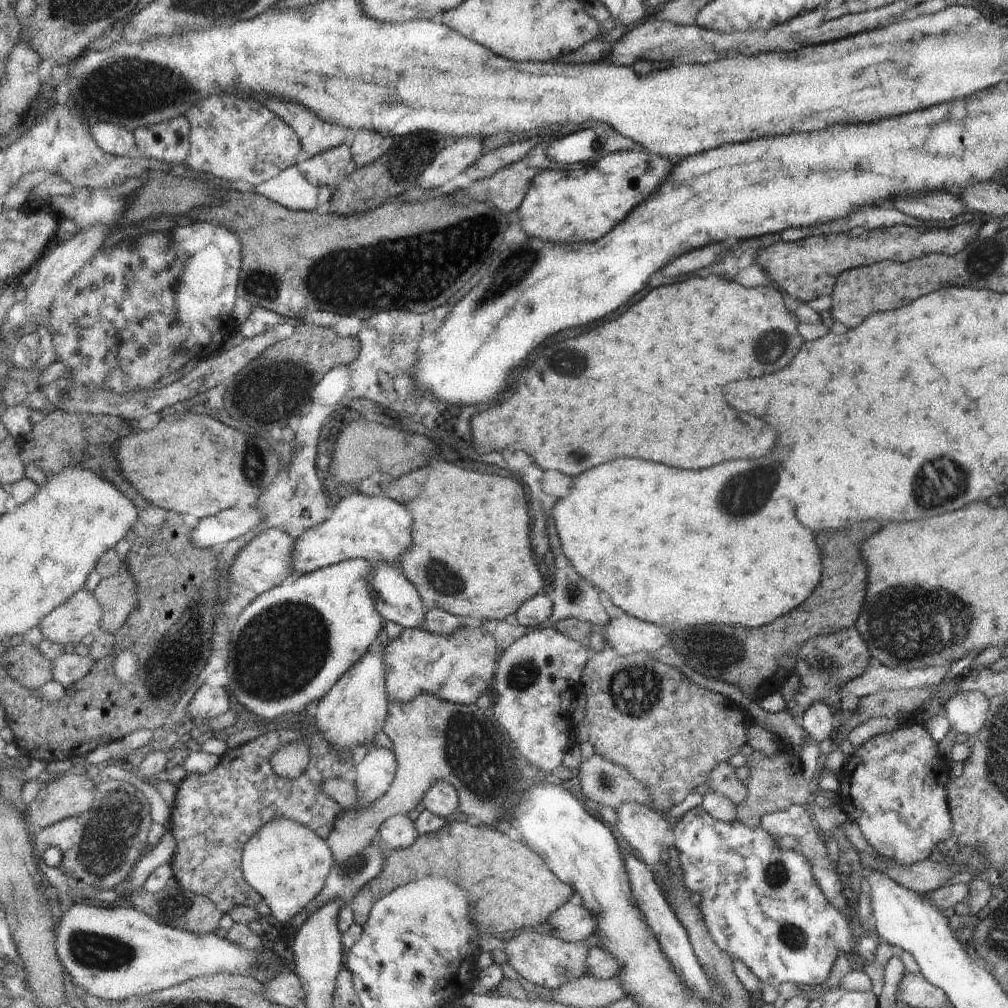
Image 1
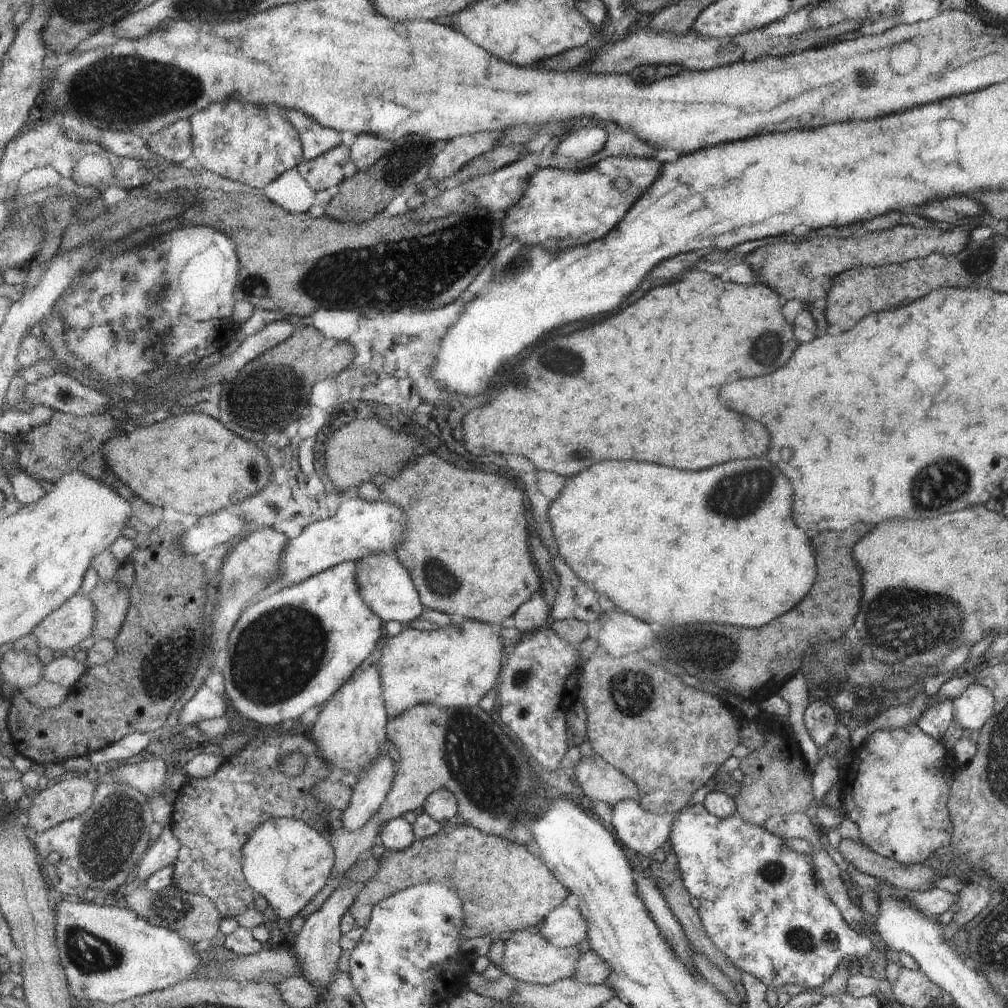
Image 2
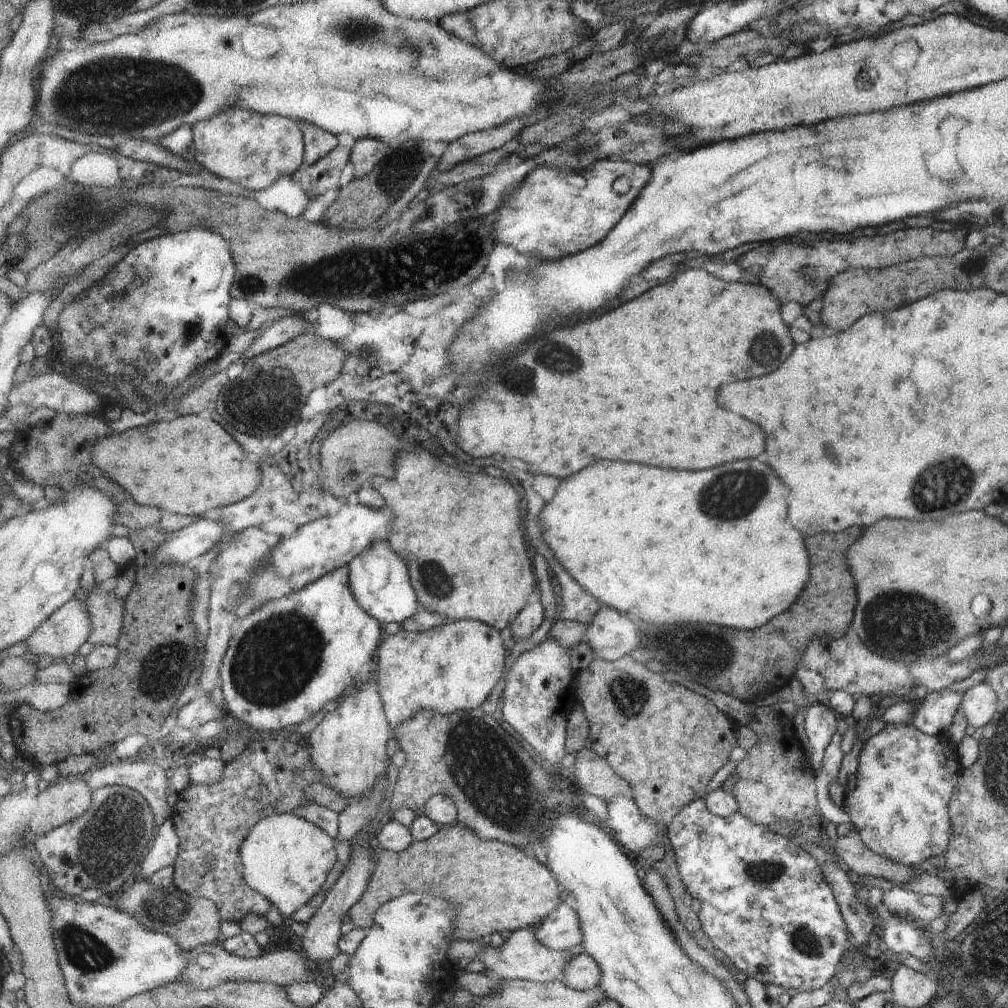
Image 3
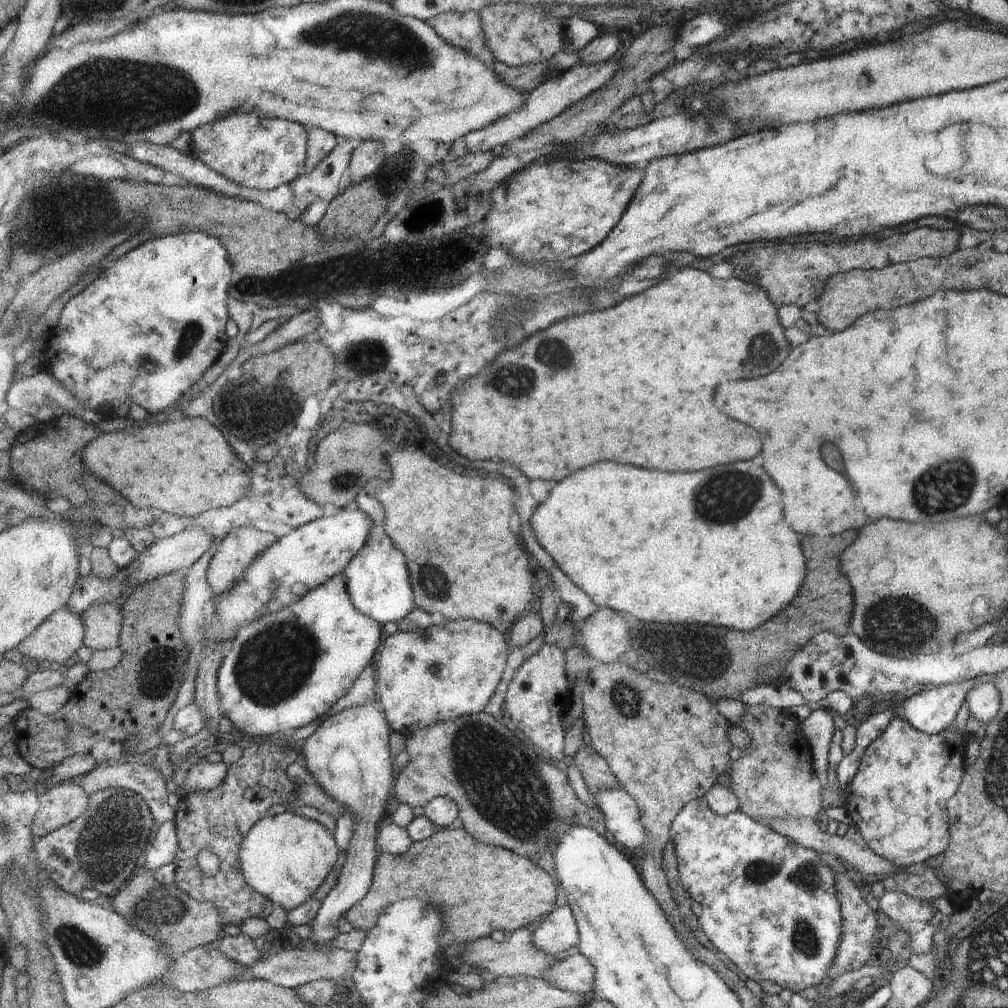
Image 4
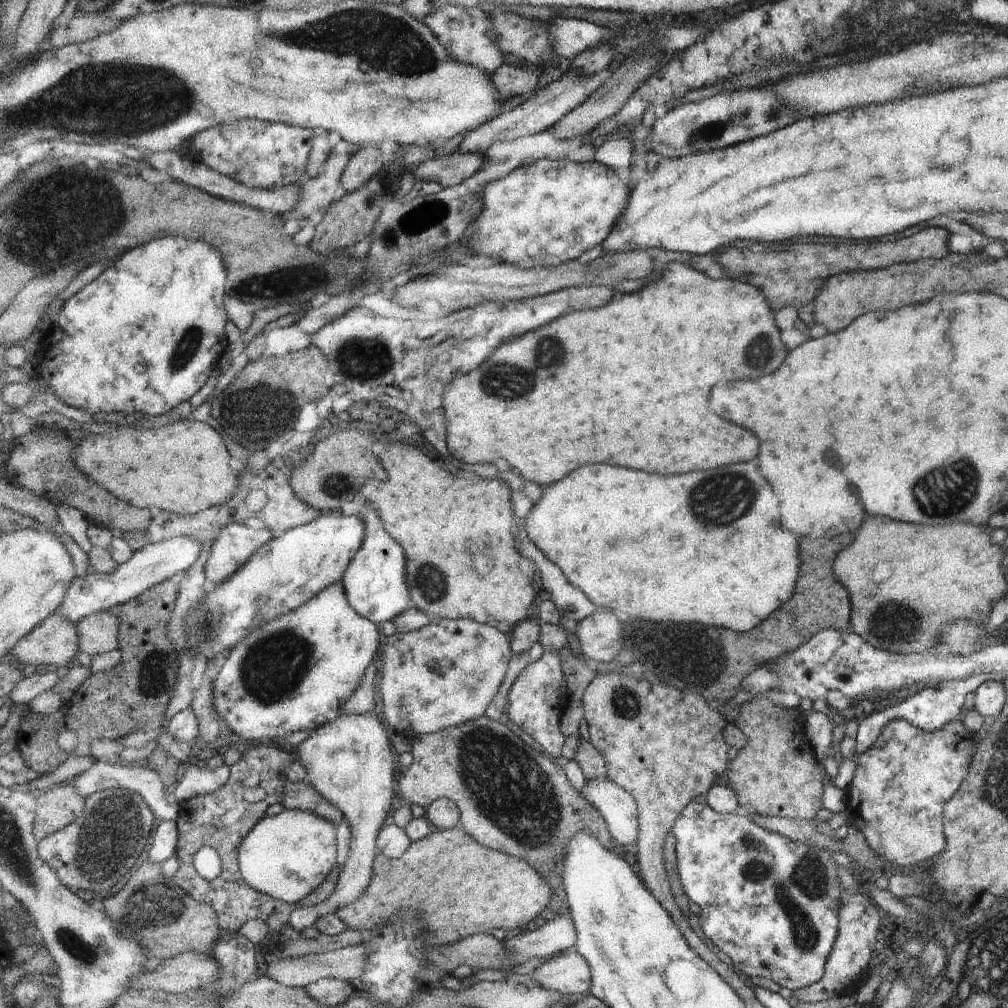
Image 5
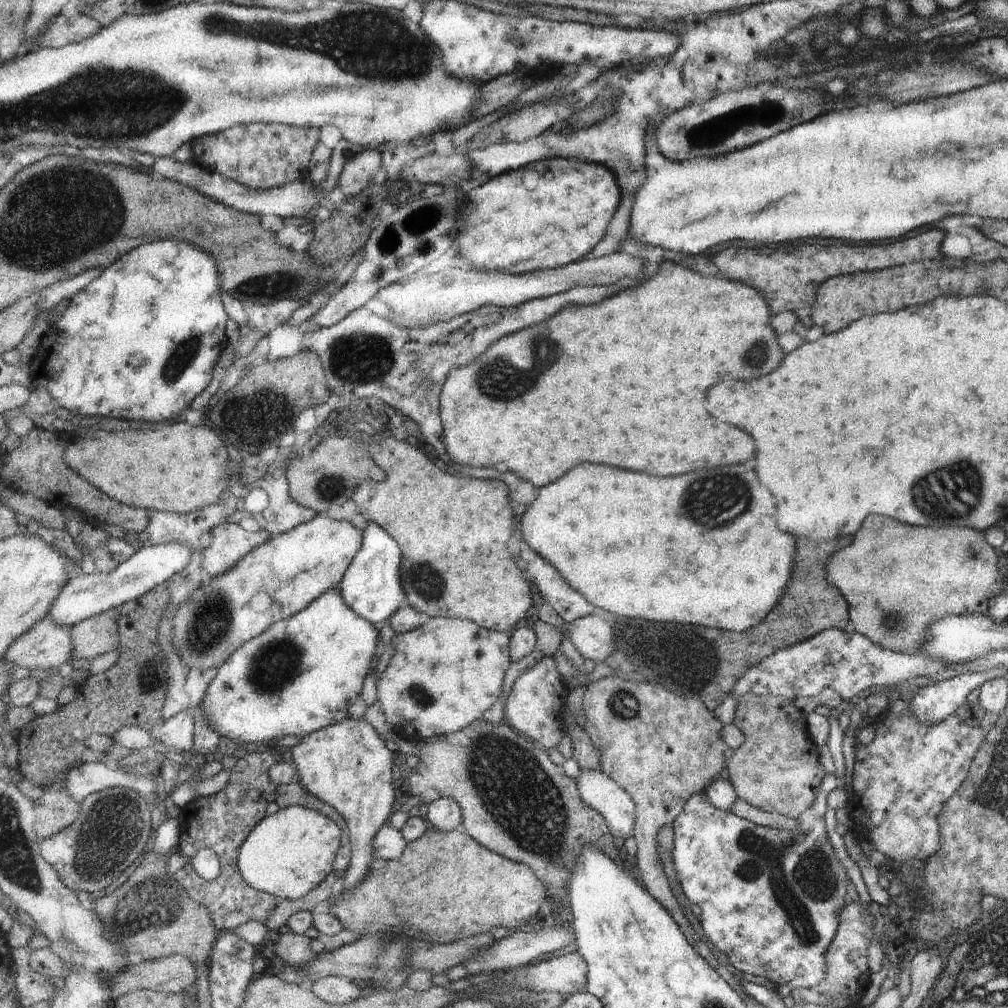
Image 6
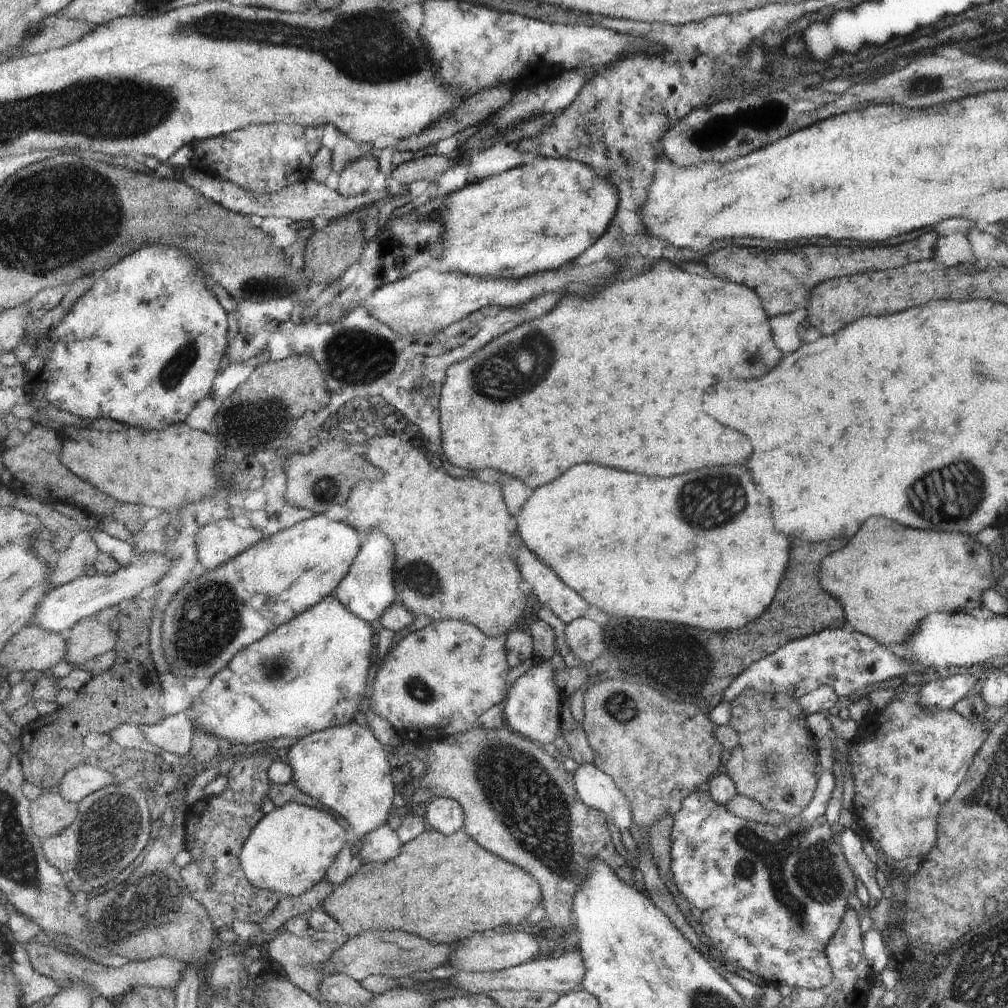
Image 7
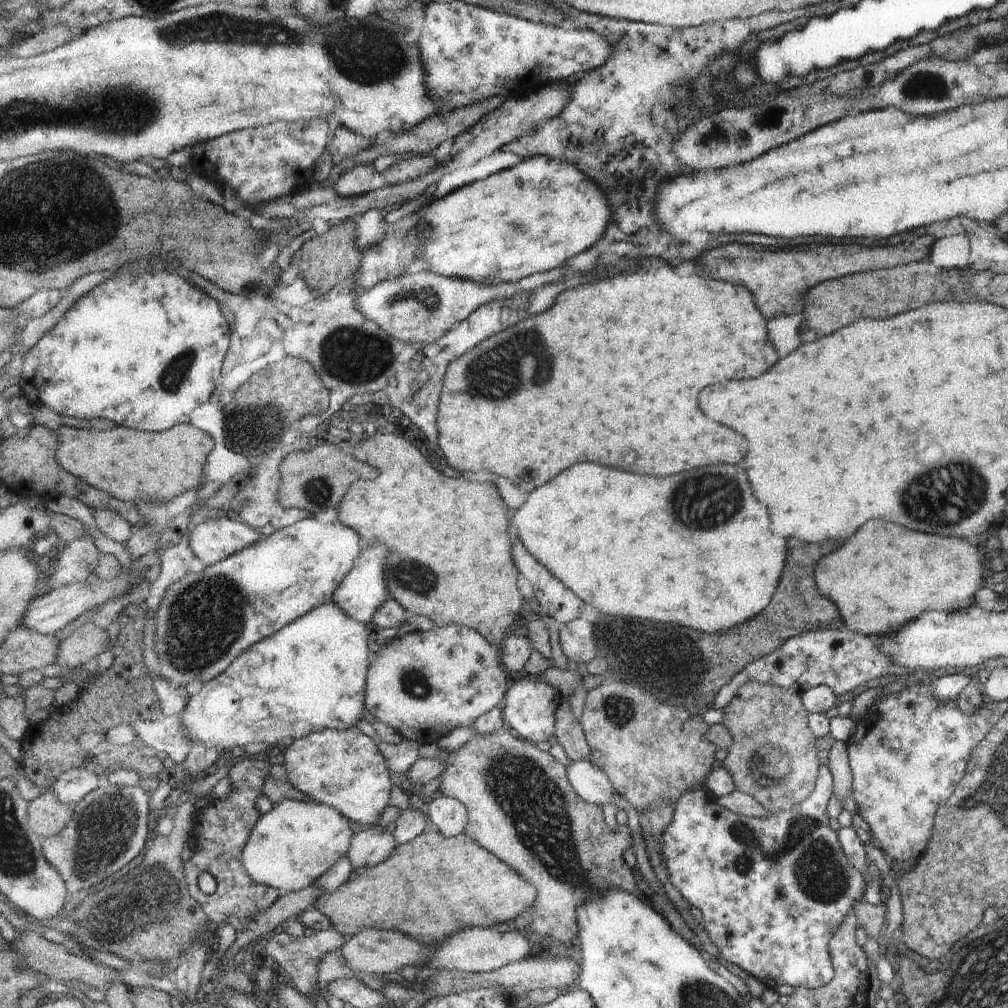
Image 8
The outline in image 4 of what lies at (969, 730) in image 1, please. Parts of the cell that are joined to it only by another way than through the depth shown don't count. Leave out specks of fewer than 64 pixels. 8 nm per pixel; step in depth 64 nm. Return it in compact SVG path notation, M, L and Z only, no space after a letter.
M991 681L971 687L964 700L967 701L968 714L981 724L986 724L999 710L1000 696Z

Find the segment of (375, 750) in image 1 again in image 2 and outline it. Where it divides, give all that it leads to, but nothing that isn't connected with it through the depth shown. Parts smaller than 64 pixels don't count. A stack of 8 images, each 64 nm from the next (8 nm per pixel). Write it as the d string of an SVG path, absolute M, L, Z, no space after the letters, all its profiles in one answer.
M384 754L359 779L349 808L342 814L342 826L345 830L361 830L381 810L391 792L396 769L397 764Z

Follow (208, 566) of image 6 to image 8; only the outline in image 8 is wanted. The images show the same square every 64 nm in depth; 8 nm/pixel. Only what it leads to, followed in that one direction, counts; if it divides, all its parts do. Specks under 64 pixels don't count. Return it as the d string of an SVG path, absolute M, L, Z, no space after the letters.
M219 517L195 526L190 532L190 547L208 567L255 544L262 537L248 524Z

